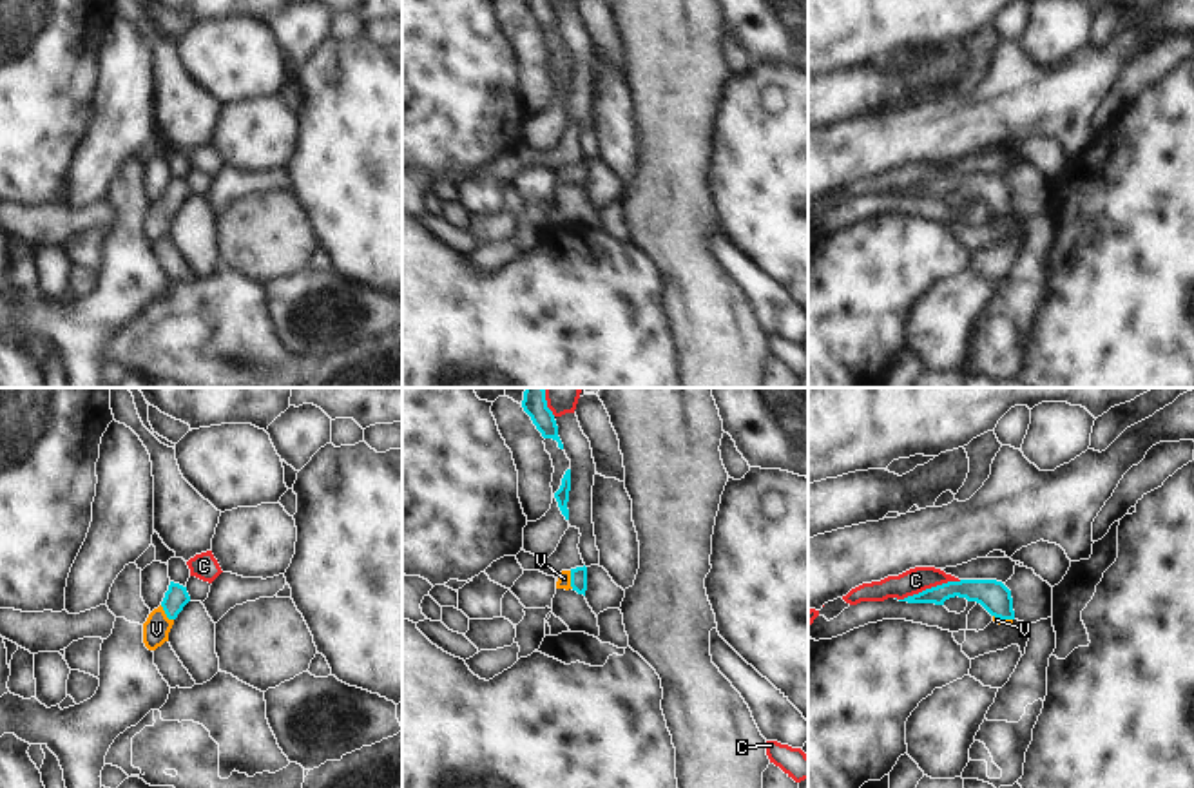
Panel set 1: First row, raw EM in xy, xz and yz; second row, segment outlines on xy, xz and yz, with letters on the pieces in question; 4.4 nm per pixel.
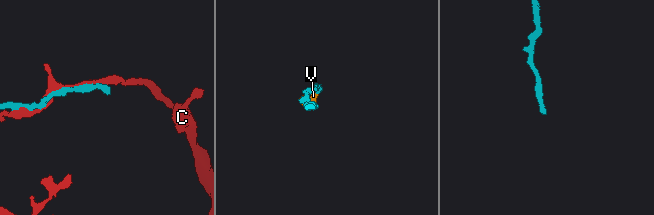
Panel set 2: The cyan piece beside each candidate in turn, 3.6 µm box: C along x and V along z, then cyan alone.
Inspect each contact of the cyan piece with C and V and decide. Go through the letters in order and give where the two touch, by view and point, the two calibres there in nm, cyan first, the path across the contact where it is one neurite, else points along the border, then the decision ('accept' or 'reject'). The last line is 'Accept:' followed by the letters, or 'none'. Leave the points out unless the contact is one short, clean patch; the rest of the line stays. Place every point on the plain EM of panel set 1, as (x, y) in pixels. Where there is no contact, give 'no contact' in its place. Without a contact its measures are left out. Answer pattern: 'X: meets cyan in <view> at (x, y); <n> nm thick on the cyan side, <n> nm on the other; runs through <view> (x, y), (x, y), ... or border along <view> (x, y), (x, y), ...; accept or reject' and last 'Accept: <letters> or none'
C: meets cyan in yz at (928, 183); 110 nm thick on the cyan side, 110 nm on the other; reject
V: meets cyan in xy at (165, 207); 100 nm thick on the cyan side, 120 nm on the other; runs through xy (176, 191), (165, 207), (156, 223); accept
Accept: V

